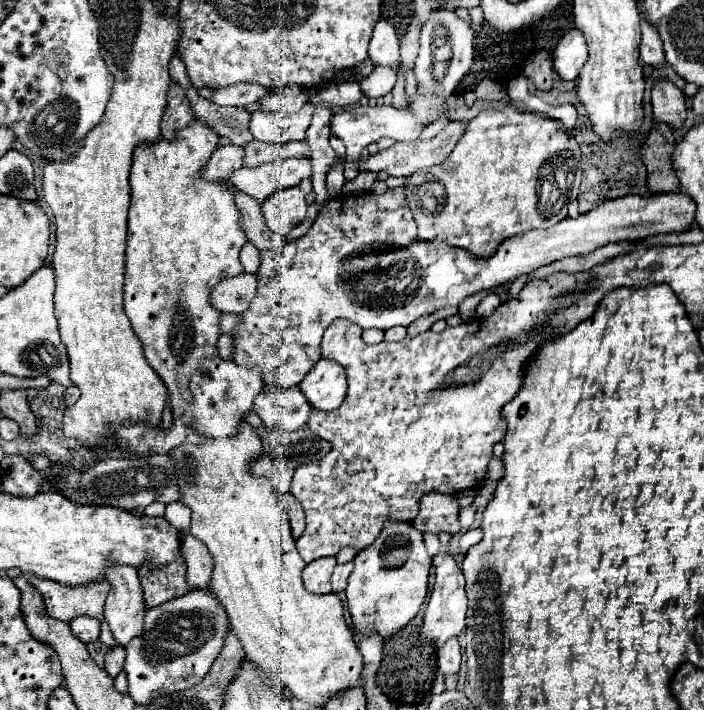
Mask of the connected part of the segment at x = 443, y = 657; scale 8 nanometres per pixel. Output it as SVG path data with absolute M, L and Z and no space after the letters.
M447 641L439 651L437 651L437 667L443 675L455 675L461 665L461 647L459 641Z

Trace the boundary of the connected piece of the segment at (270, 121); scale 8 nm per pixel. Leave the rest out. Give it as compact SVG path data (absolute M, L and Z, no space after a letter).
M303 105L301 111L291 115L281 113L265 113L255 111L251 115L249 129L257 141L265 143L287 143L287 141L303 141L305 131L313 117L313 105Z

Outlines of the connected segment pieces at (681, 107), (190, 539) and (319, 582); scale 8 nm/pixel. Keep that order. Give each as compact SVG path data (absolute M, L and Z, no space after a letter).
M659 79L651 89L651 105L657 121L669 123L671 127L681 127L685 121L685 97L683 91L673 83Z
M193 535L183 537L183 559L187 563L187 585L191 589L203 589L209 585L213 561L207 547Z
M321 557L311 561L303 569L303 583L311 593L327 593L329 591L329 577L335 567L335 557Z

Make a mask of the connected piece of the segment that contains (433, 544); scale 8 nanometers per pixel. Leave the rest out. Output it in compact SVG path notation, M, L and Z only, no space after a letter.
M423 533L423 543L425 543L425 549L427 549L427 553L429 553L431 557L433 557L433 555L437 555L437 553L439 553L439 549L441 549L441 543L439 543L437 535Z

